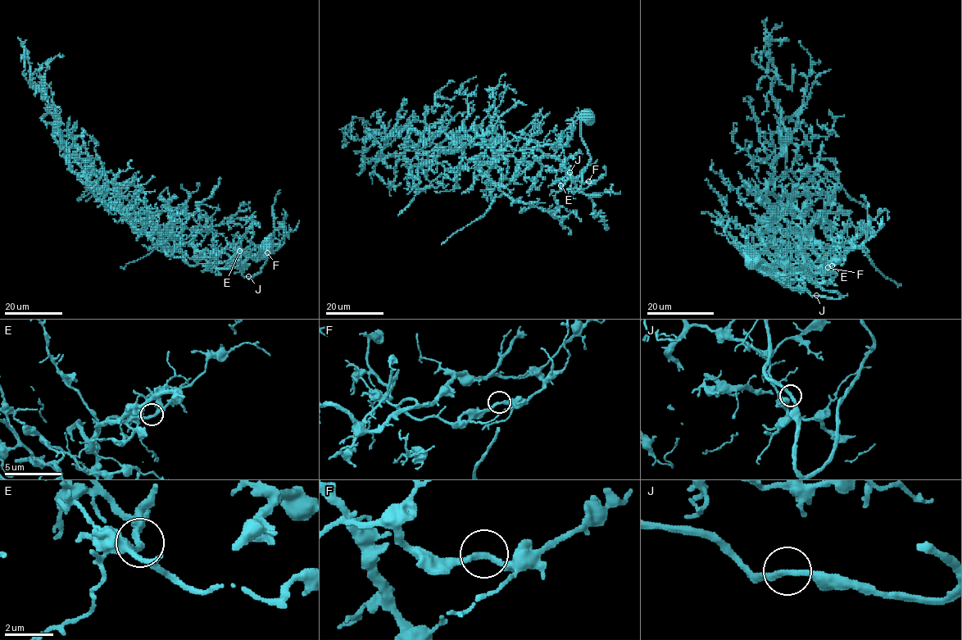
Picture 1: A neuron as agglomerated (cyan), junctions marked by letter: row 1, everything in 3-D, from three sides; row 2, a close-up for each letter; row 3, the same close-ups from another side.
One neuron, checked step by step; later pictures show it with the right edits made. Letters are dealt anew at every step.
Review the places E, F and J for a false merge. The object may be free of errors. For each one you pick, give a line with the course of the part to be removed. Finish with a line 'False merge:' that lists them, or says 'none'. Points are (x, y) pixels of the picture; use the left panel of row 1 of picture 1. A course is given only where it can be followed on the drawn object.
False merge: none

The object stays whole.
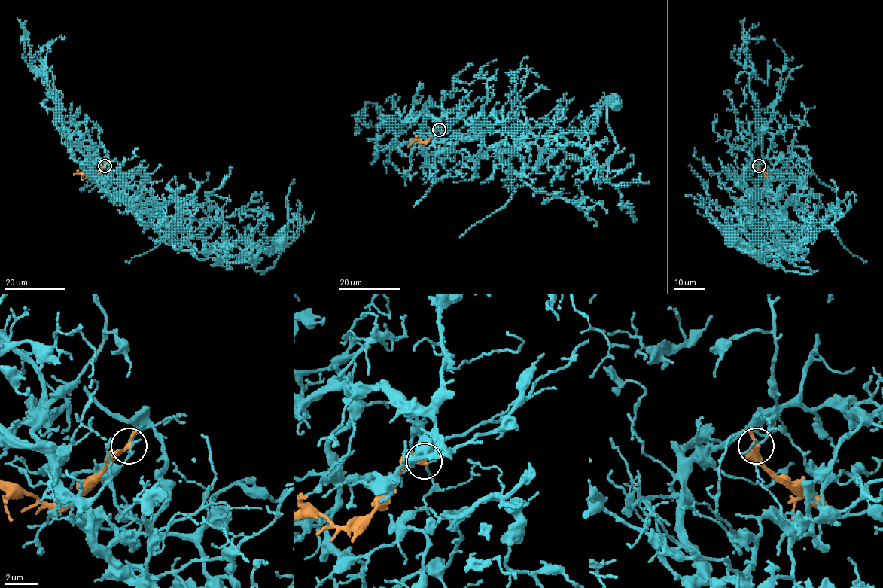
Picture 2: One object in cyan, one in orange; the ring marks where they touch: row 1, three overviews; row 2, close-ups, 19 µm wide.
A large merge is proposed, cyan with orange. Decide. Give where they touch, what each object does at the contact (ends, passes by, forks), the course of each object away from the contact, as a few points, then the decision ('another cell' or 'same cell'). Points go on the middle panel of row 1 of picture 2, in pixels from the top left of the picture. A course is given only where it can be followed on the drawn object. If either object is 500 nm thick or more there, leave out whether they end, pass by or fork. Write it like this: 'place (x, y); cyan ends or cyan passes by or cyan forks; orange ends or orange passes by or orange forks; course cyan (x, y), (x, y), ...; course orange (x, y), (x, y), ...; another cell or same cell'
place (439, 129); cyan passes by; orange ends; course cyan (439, 129), (438, 142), (481, 122), (517, 140), (583, 130), (599, 182), (617, 149), (607, 116), (615, 101); course orange (439, 129), (428, 139), (421, 141), (414, 140), (408, 147); another cell

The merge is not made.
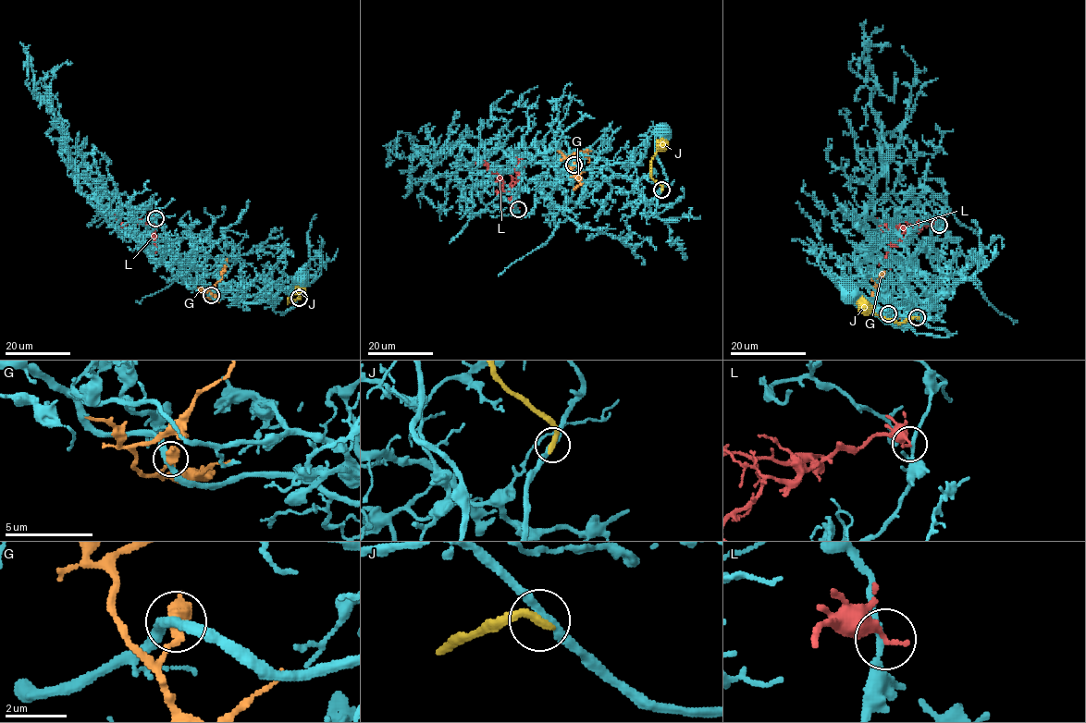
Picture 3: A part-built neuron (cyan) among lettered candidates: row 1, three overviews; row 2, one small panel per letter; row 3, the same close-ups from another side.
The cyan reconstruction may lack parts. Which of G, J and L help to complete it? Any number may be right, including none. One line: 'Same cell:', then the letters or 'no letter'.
Same cell: G

